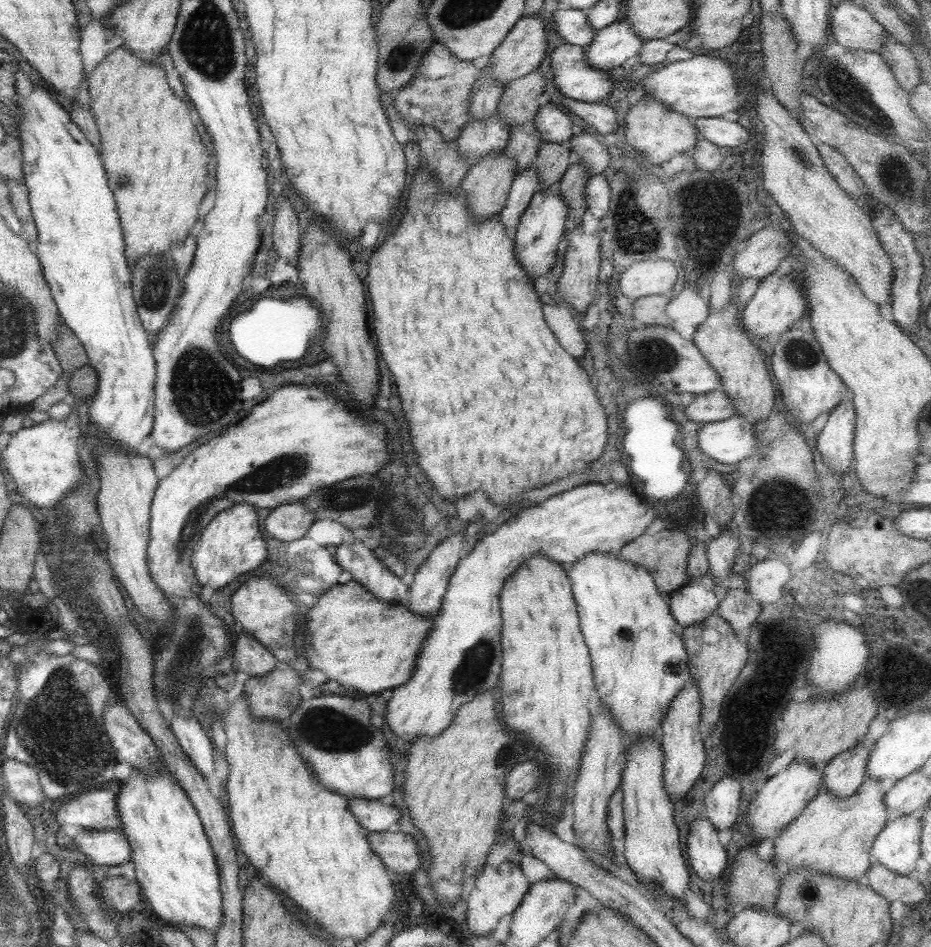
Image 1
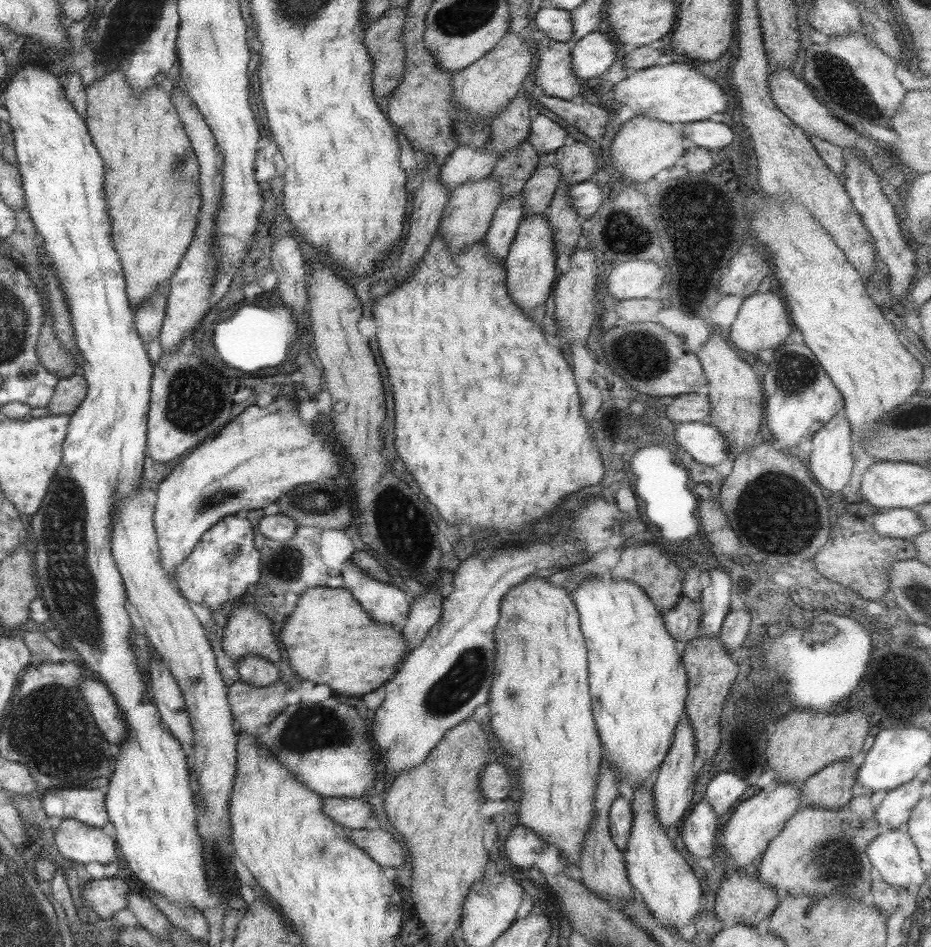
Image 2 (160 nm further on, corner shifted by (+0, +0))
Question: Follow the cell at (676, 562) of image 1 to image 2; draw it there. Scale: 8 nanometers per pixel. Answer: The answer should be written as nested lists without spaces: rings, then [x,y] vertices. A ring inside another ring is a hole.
[[[651,541],[625,547],[610,572],[612,580],[628,580],[636,584],[660,613],[667,612],[670,608],[673,608],[681,595],[690,600],[690,602],[698,602],[703,587],[703,584],[699,581],[700,576],[704,573],[701,567],[692,564],[685,573],[685,580],[681,583],[679,577],[677,577],[675,561],[670,560],[662,549],[662,544],[659,542],[655,544],[655,542]]]

